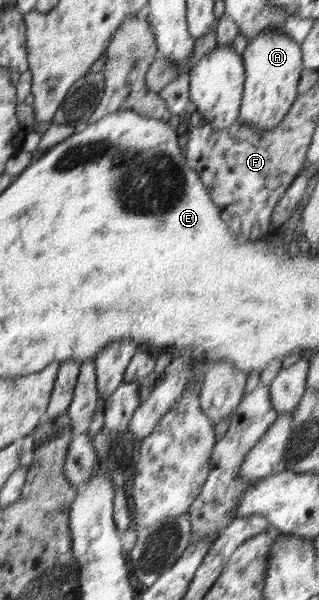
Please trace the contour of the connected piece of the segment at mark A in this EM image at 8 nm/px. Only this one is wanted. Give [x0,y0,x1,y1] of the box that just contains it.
[240,30,303,130]

